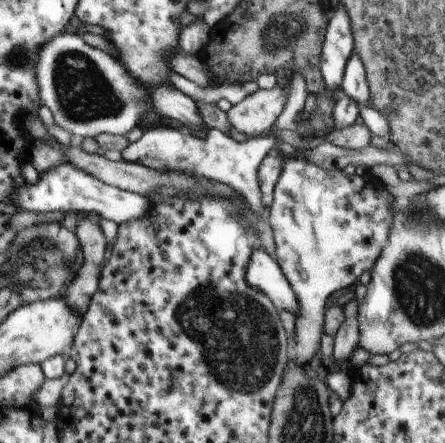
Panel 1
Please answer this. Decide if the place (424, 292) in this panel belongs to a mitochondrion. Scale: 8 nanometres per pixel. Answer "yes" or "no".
yes

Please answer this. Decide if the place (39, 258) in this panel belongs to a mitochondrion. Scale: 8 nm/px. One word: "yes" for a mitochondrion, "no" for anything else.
yes

